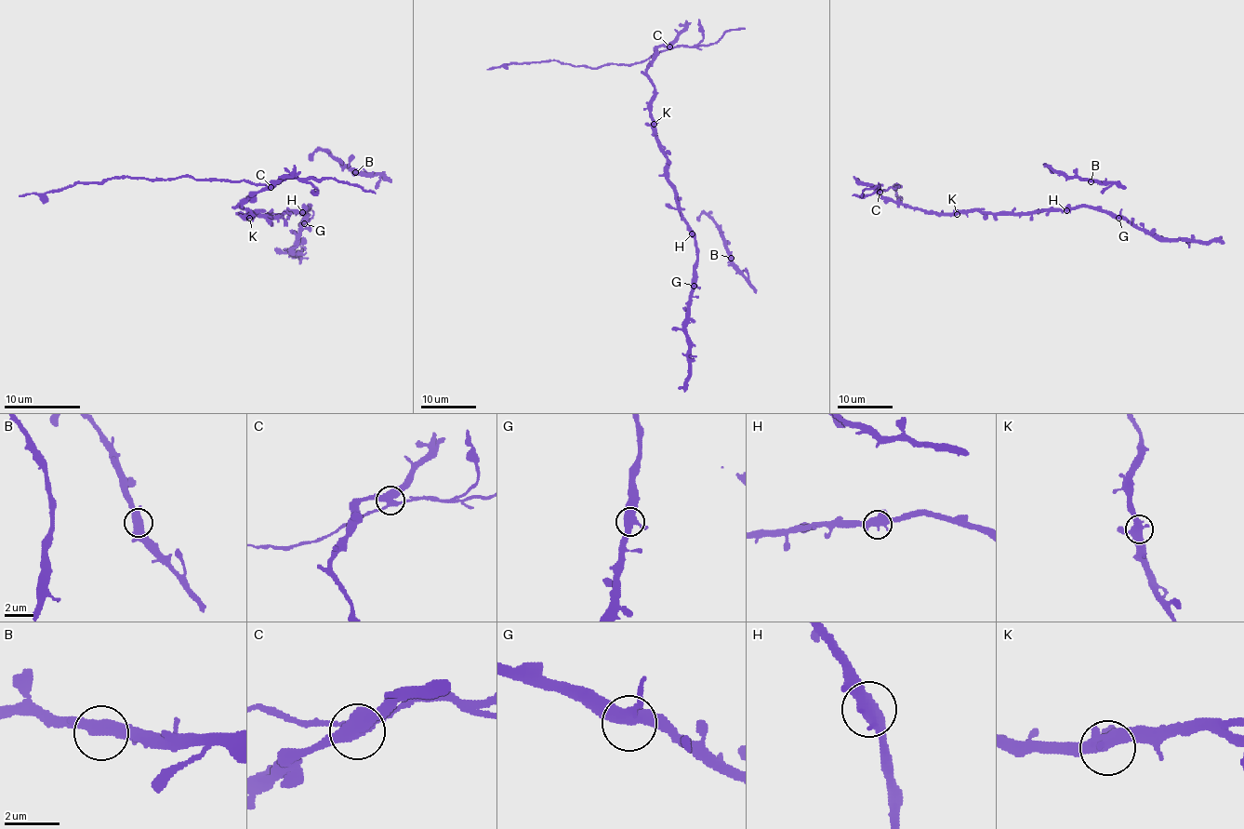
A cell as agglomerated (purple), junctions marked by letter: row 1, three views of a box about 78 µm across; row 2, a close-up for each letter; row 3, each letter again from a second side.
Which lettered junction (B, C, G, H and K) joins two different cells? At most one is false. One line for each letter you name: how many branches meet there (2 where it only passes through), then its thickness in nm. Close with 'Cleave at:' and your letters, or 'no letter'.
C: Branches: 4. Thickness 440 nm
Cleave at: C

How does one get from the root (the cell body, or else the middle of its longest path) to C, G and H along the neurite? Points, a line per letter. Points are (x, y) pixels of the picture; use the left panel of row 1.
C: (251, 216), (245, 216), (249, 212), (240, 204), (257, 191), (271, 187)
G: (251, 216), (255, 212), (259, 216), (302, 212), (308, 207), (304, 223)
H: (251, 216), (255, 212), (259, 216), (302, 212)

